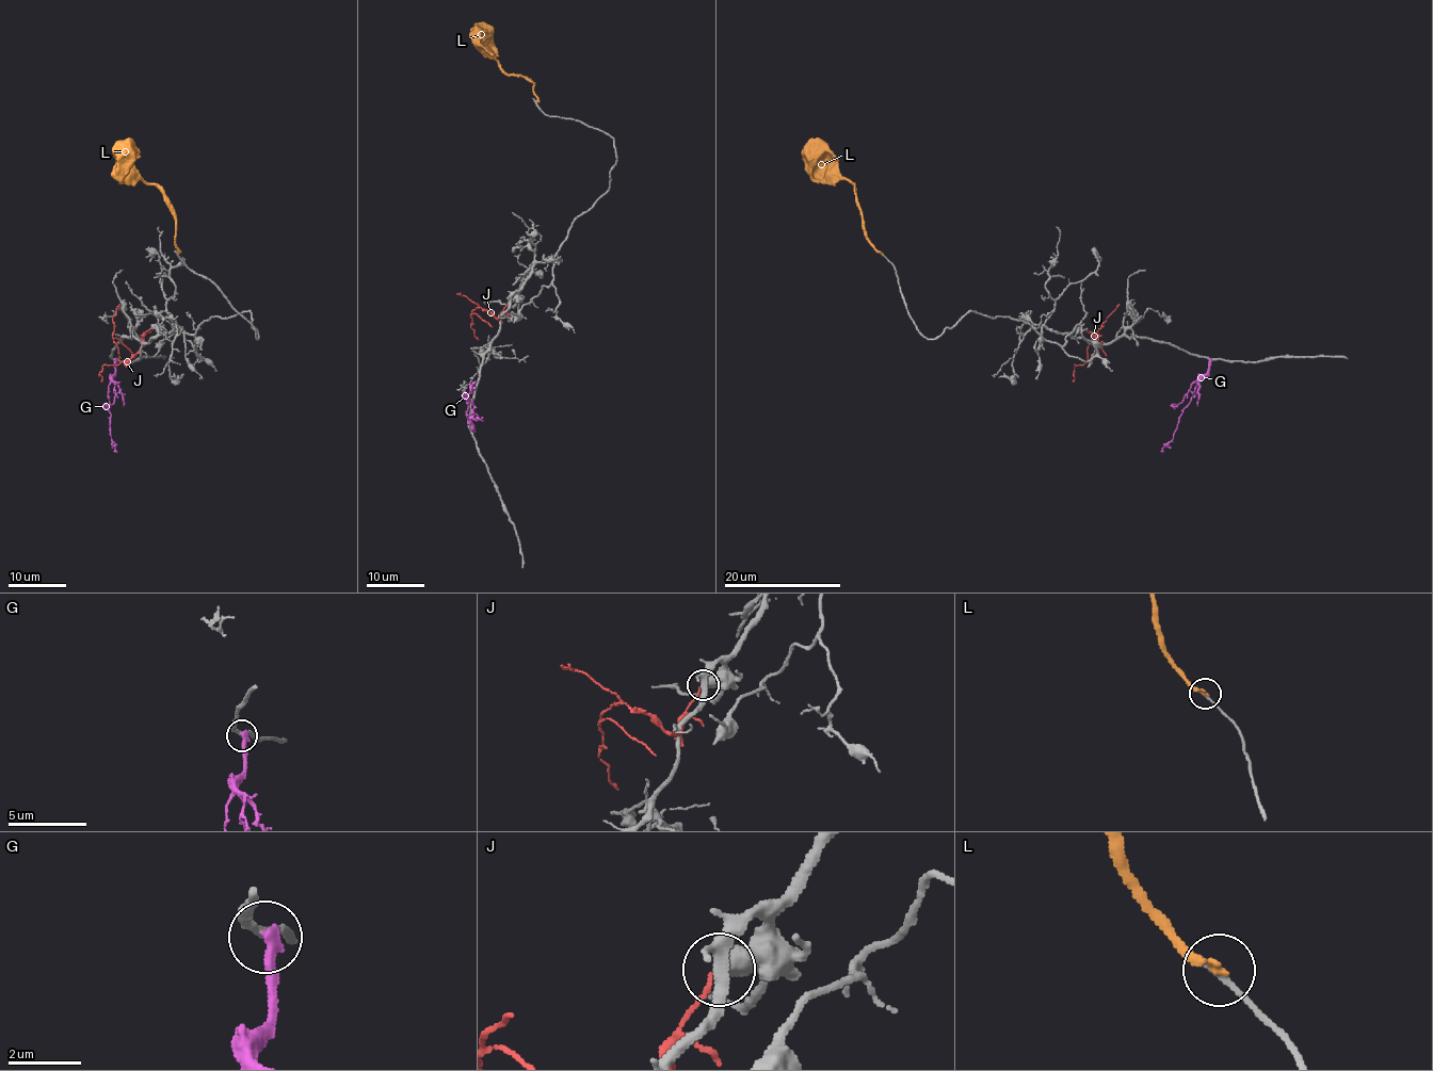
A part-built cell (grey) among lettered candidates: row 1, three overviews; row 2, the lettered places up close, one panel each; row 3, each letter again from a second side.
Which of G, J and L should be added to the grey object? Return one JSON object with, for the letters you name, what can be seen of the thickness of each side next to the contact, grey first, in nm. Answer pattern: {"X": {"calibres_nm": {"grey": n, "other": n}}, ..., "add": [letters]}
{"add": []}

